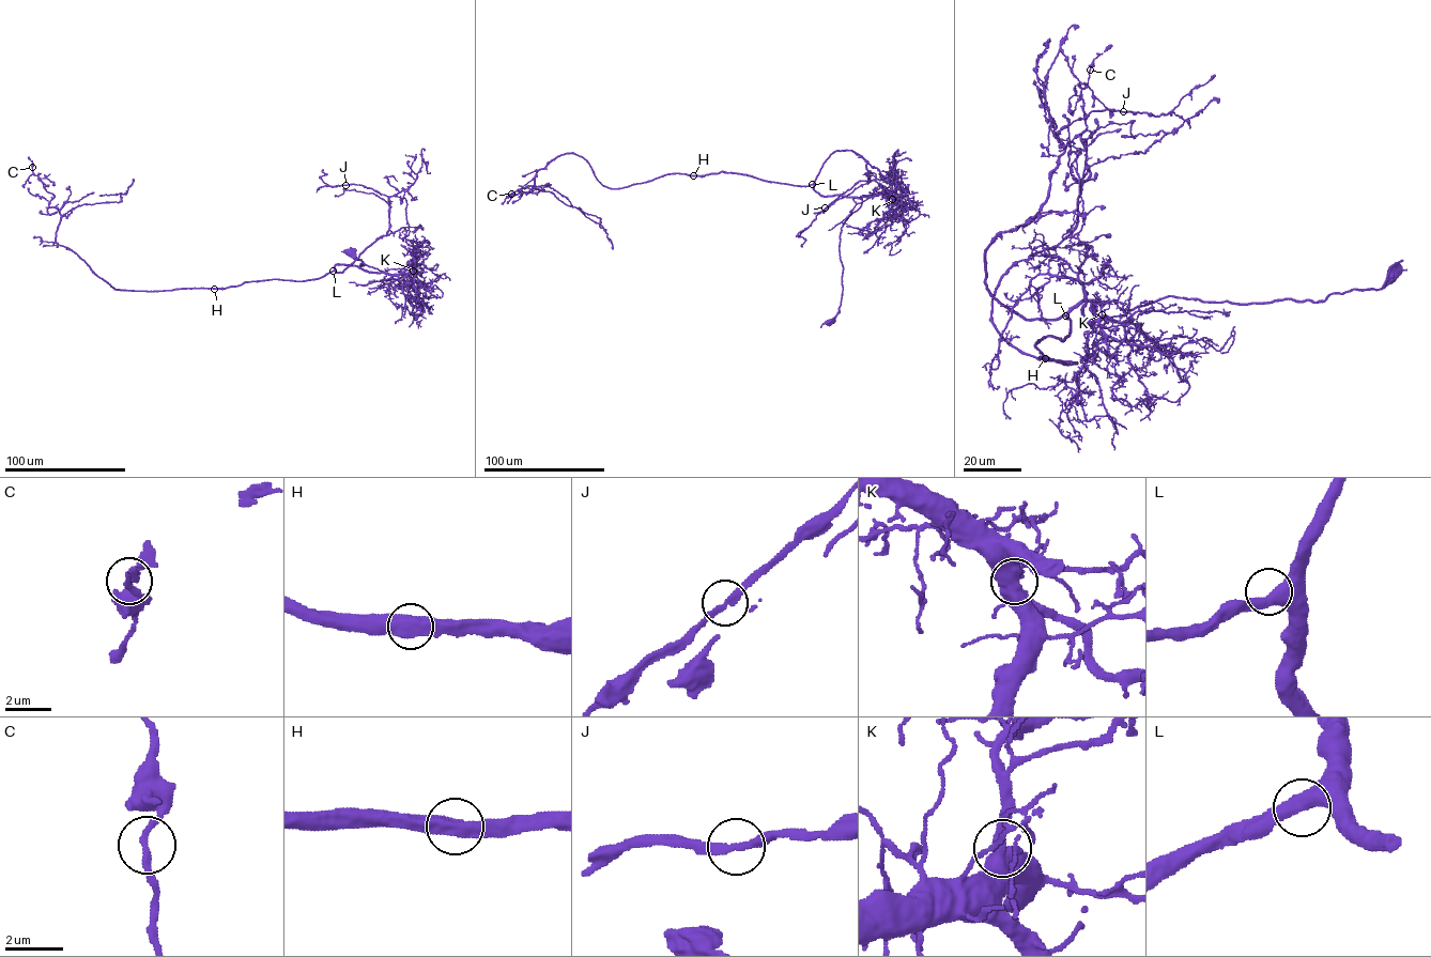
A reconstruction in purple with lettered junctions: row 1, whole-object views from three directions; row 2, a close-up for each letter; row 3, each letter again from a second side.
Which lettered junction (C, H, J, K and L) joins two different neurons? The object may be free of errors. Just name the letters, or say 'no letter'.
no letter

